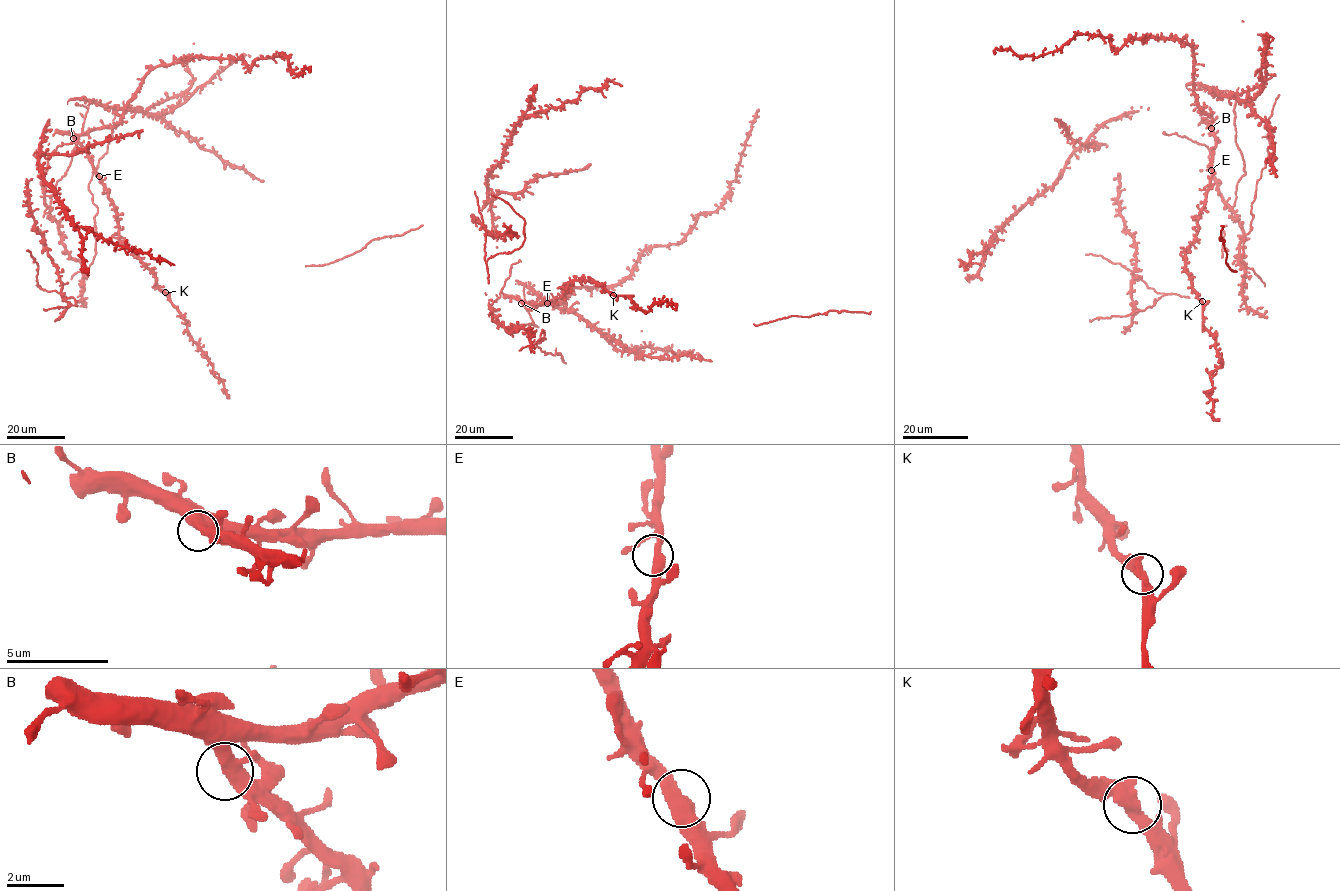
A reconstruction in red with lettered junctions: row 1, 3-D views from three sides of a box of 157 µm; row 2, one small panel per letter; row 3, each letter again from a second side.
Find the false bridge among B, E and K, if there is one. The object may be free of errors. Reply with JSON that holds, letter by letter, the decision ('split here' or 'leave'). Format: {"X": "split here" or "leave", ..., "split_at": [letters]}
{"B": "leave", "E": "leave", "K": "leave", "split_at": []}

